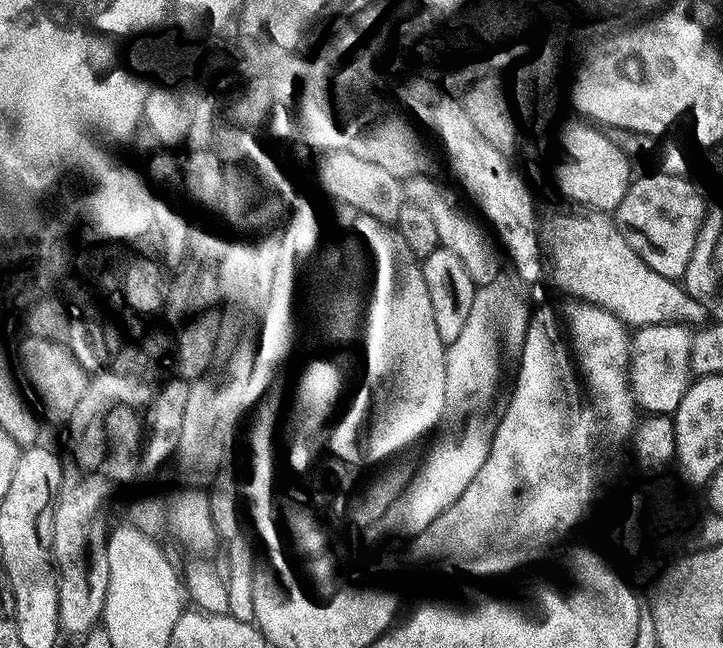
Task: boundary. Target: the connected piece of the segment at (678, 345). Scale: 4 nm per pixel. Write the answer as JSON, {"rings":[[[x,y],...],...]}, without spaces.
{"rings":[[[681,322],[646,324],[634,332],[630,379],[637,405],[648,414],[674,414],[686,398],[686,390],[694,379],[692,370],[692,338],[694,332]]]}

